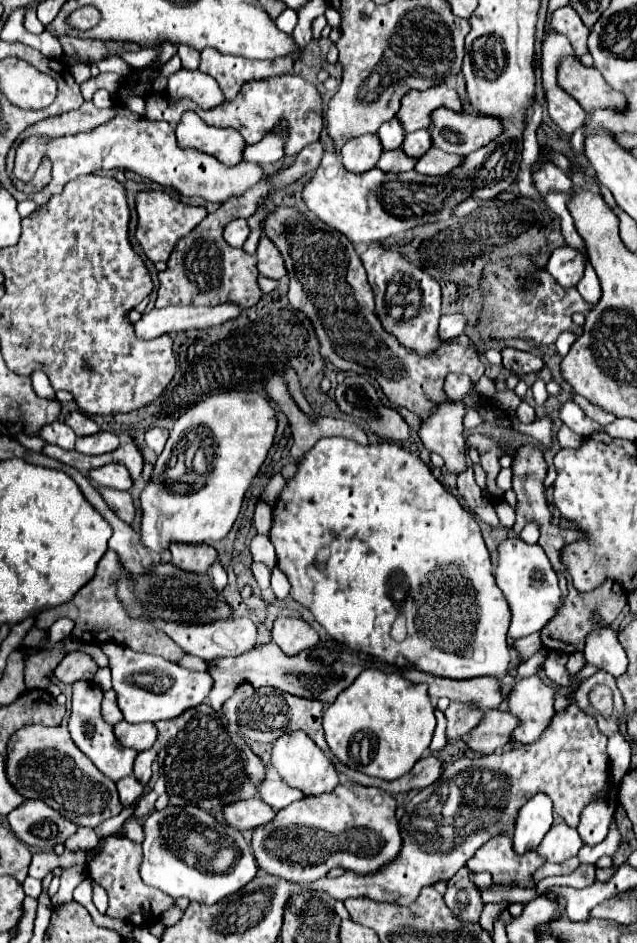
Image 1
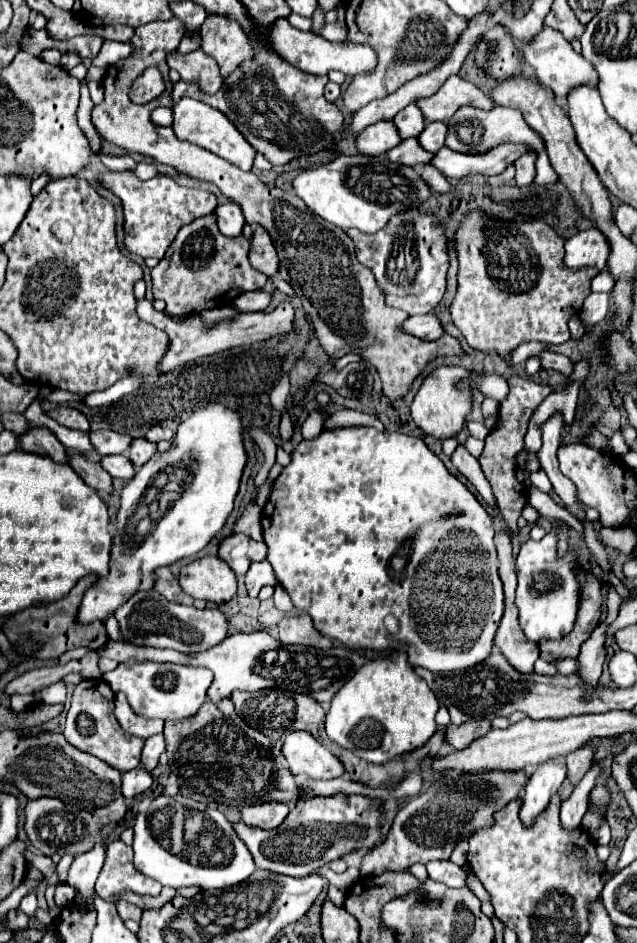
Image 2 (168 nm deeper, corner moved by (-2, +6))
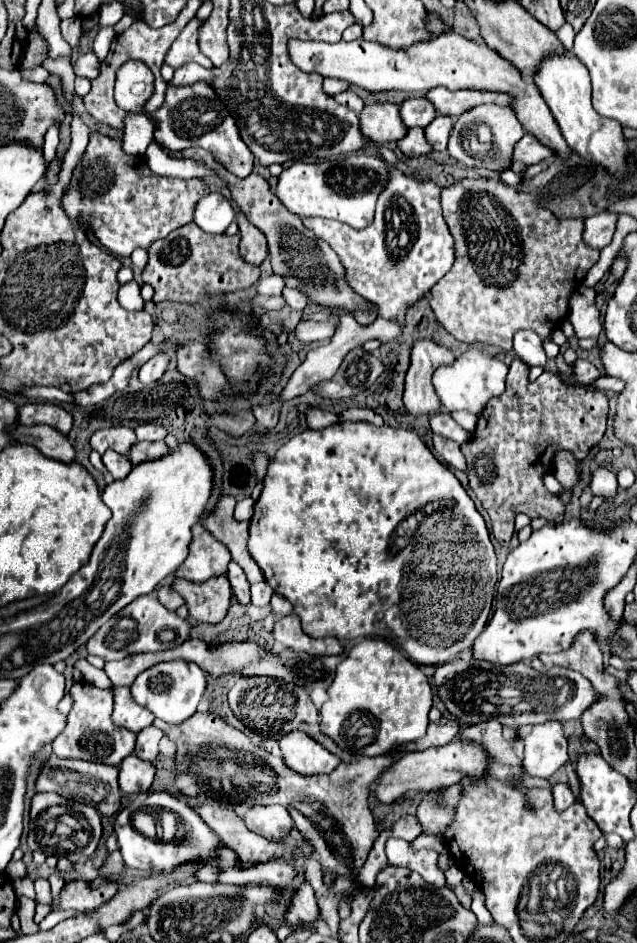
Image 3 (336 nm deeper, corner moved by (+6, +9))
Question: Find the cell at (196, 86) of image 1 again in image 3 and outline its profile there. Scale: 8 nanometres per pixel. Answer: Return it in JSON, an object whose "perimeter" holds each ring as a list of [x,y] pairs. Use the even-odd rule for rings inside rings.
{"perimeter":[[[193,18],[177,36],[177,40],[171,44],[167,56],[165,56],[165,64],[169,64],[171,68],[181,68],[187,62],[197,62],[205,68],[213,68],[211,60],[201,54],[199,46],[197,46],[197,28],[199,28],[201,20]]]}

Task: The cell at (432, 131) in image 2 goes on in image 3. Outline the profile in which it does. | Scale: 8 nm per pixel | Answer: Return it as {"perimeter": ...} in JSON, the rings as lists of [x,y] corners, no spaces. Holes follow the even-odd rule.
{"perimeter":[[[437,116],[427,128],[425,128],[425,138],[433,146],[433,150],[445,150],[447,148],[447,138],[453,128],[453,122],[449,116]]]}

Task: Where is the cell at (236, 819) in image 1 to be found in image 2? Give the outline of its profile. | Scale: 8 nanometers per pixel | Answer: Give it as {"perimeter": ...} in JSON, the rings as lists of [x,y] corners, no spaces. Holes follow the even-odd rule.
{"perimeter":[[[271,801],[271,803],[257,803],[257,805],[243,807],[241,819],[251,827],[273,829],[273,827],[279,827],[287,815],[289,815],[287,803]]]}

